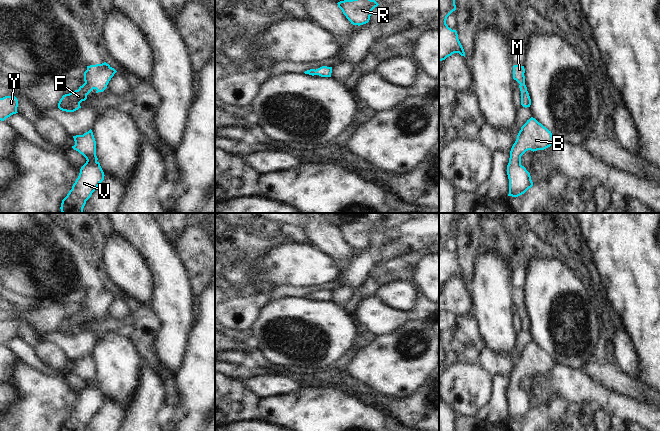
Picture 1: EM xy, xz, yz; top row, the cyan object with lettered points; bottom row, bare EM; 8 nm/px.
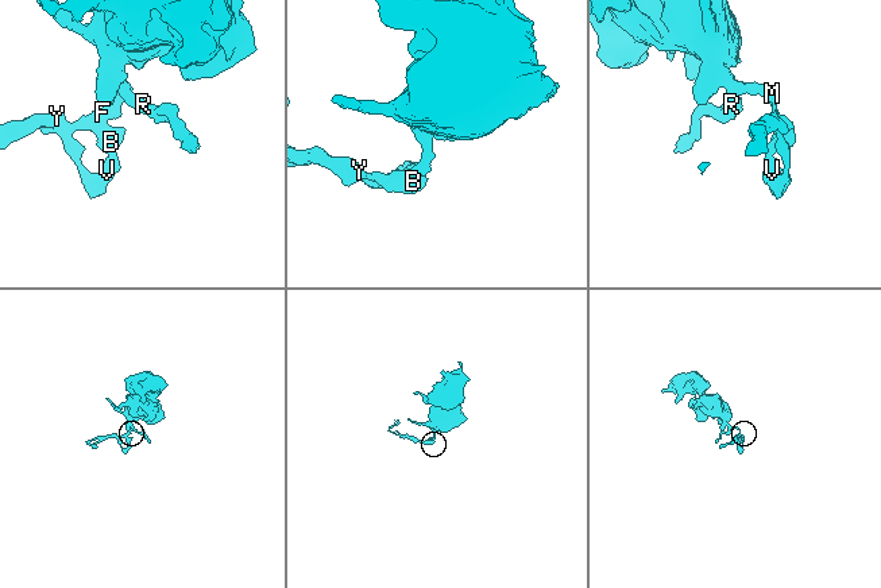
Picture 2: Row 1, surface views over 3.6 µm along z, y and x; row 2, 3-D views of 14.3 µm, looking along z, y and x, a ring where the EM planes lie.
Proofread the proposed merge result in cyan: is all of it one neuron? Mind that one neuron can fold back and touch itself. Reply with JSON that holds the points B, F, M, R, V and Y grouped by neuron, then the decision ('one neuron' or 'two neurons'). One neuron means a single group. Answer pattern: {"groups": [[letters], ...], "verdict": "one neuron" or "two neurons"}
{"groups": [["B", "F", "M", "R", "V", "Y"]], "verdict": "one neuron"}

